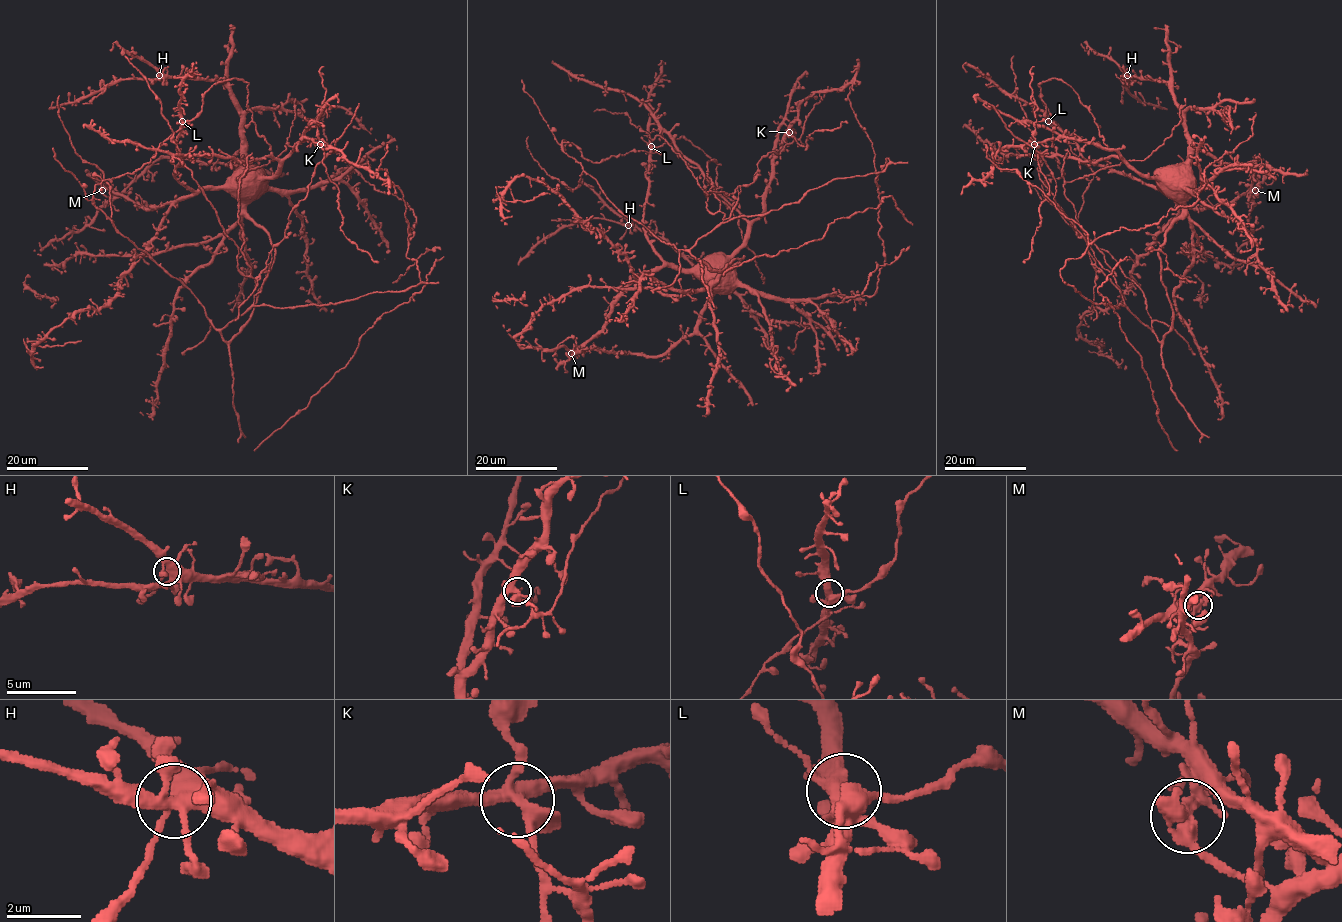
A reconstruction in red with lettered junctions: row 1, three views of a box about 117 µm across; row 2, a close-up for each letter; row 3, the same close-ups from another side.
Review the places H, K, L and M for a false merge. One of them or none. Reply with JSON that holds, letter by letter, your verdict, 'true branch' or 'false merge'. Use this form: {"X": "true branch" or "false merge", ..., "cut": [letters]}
{"H": "true branch", "K": "false merge", "L": "true branch", "M": "true branch", "cut": ["K"]}

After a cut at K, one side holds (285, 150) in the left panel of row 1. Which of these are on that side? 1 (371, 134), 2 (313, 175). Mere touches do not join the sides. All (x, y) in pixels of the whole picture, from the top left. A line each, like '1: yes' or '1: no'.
1: yes
2: no

